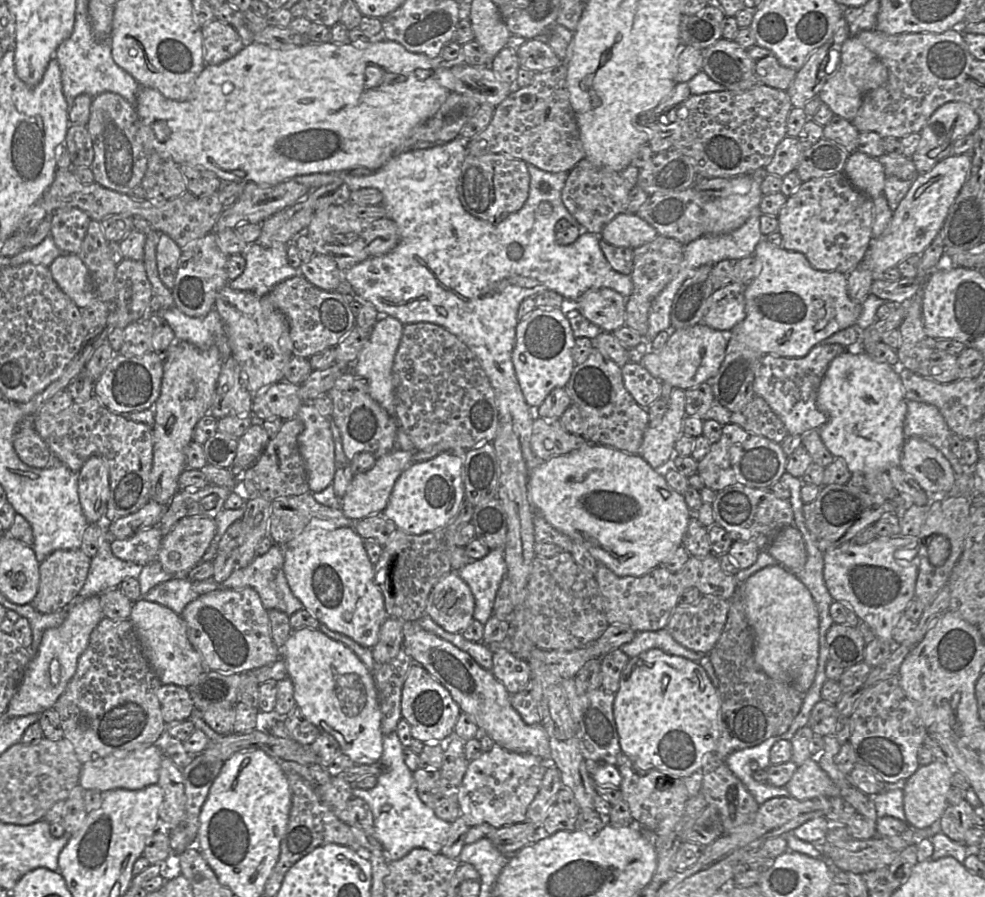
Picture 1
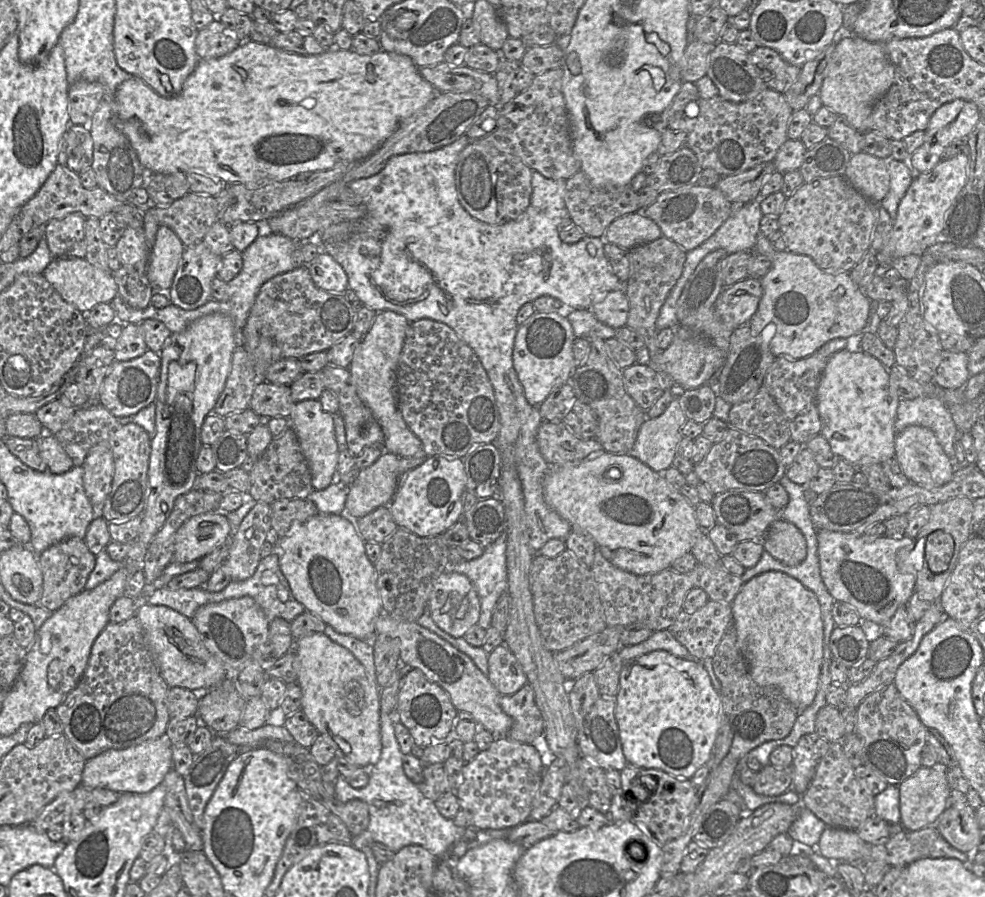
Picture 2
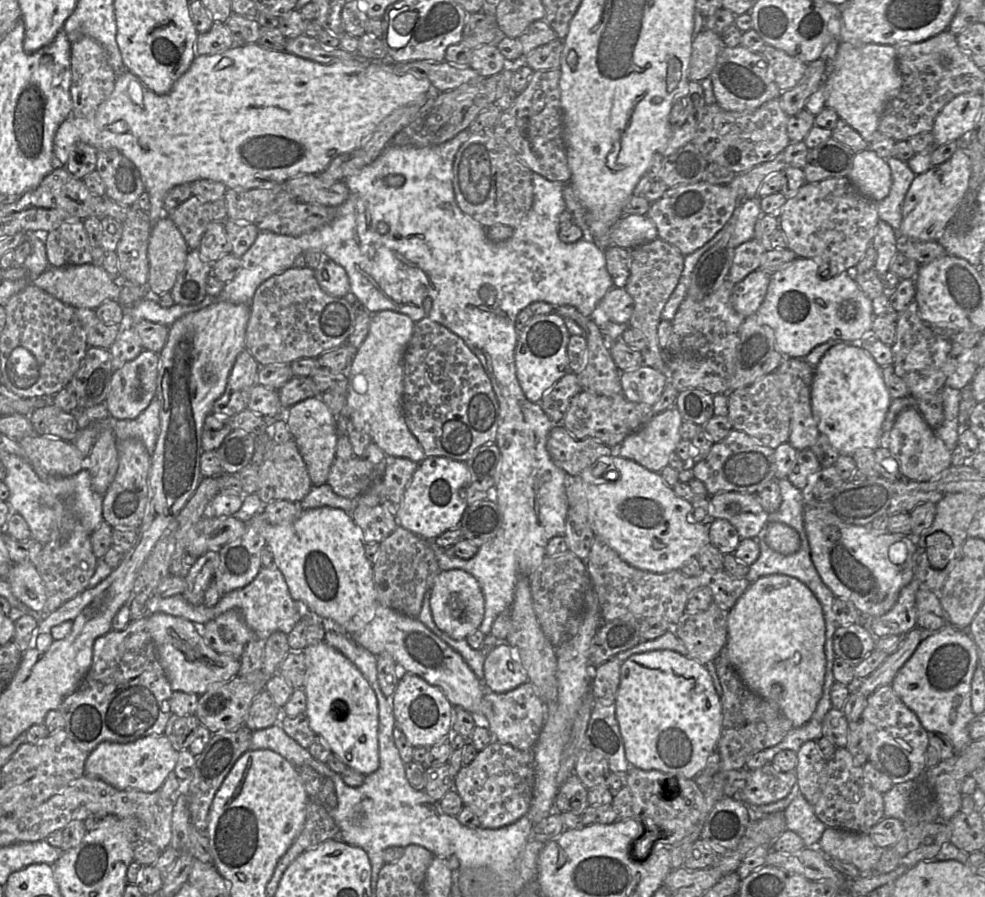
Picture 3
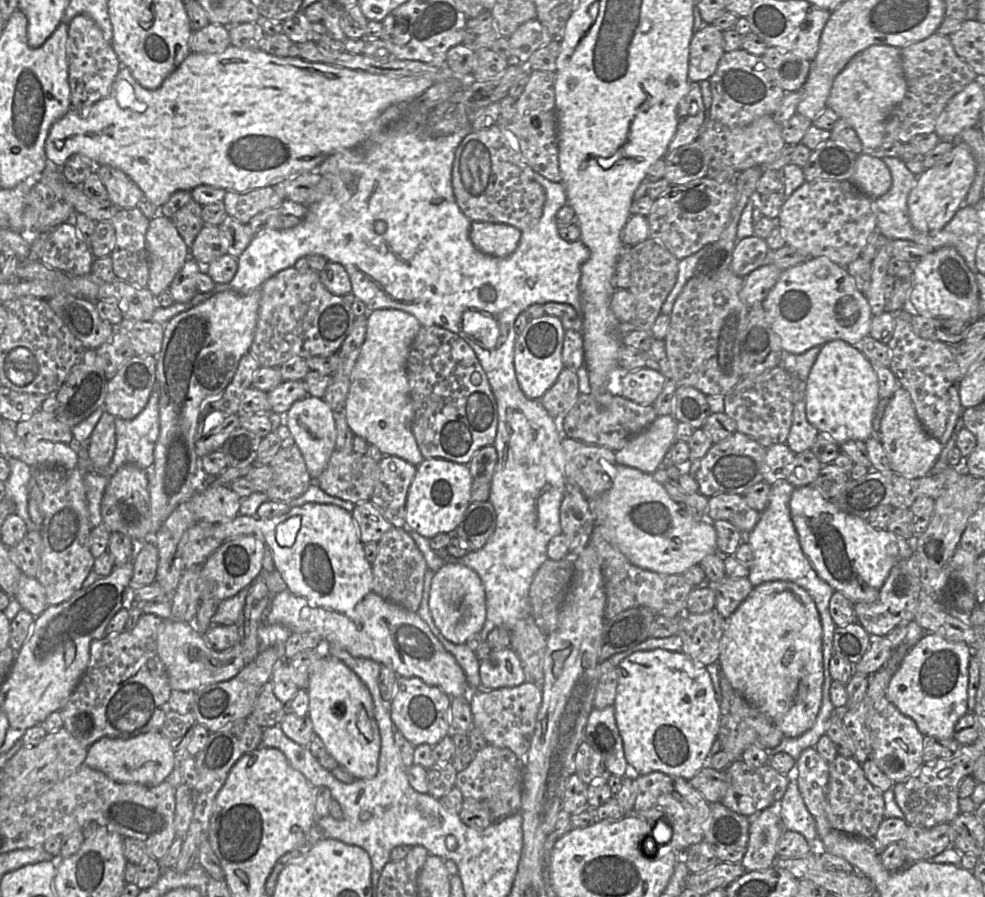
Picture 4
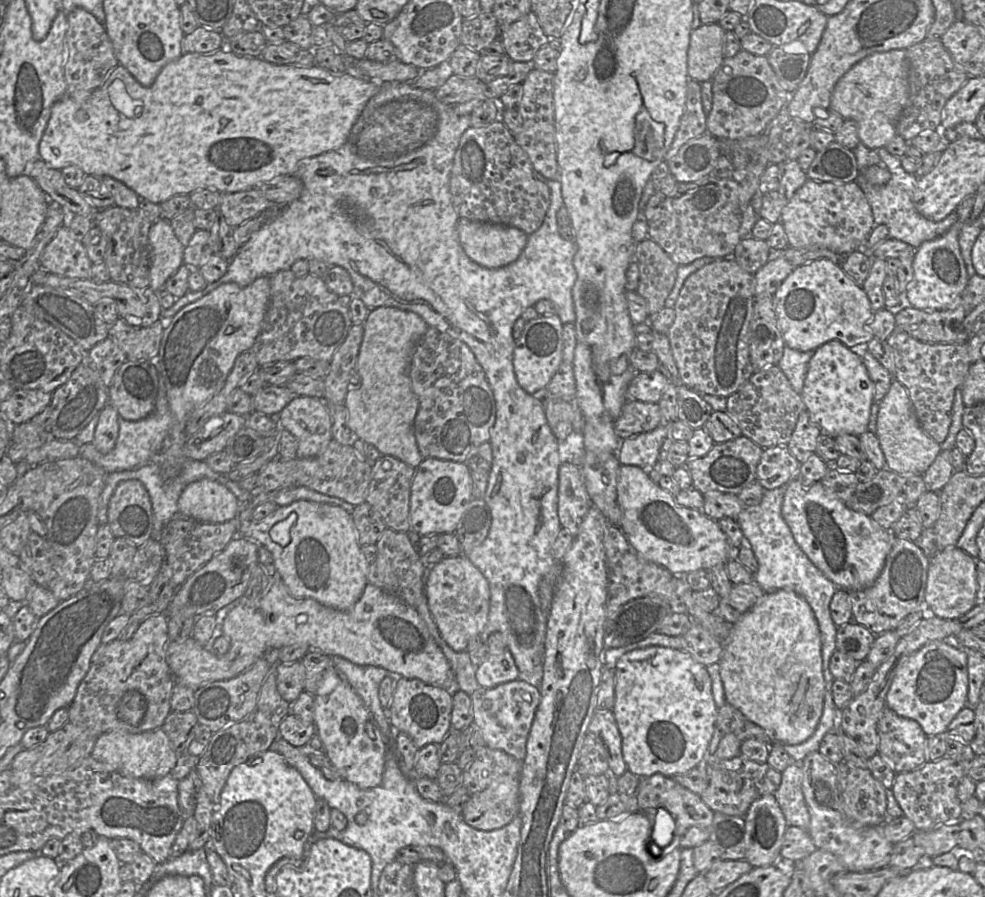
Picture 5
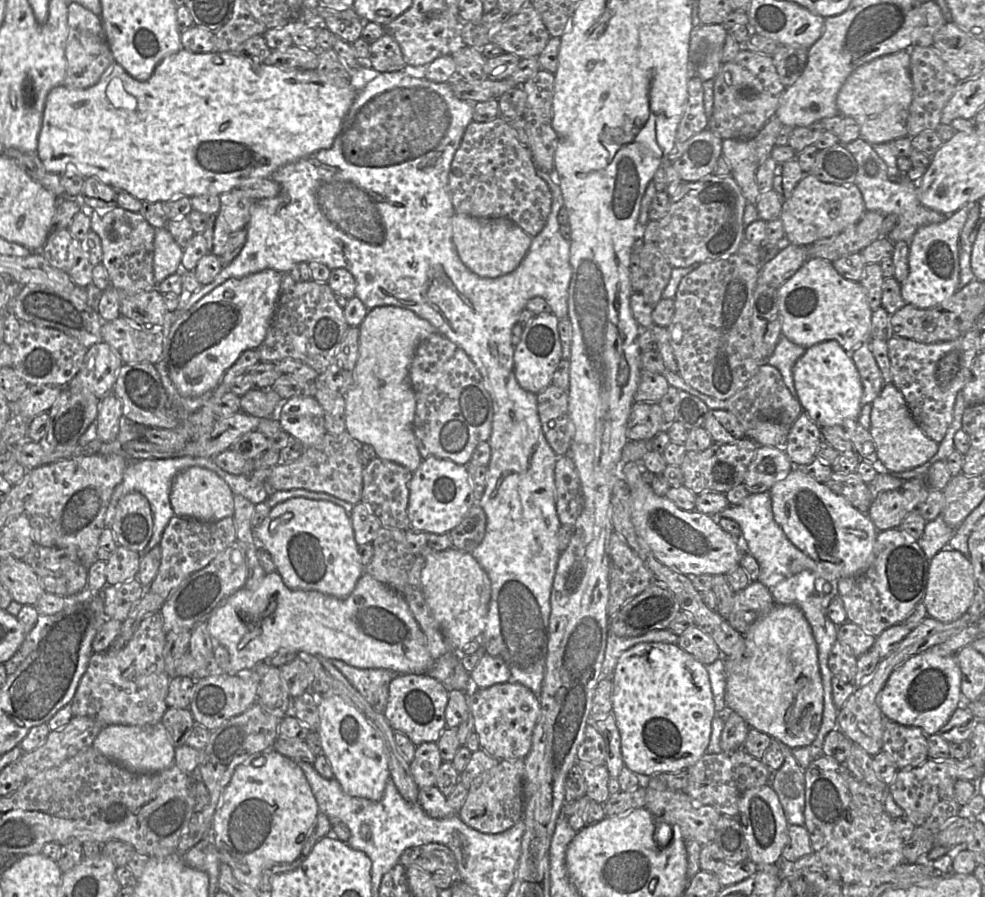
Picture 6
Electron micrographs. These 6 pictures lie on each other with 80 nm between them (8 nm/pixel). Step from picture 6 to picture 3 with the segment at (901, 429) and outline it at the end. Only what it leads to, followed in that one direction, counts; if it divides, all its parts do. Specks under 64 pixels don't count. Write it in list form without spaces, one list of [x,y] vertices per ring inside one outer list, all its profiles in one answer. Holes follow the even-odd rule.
[[[914,407],[904,409],[896,417],[890,431],[887,449],[896,457],[901,474],[907,480],[930,481],[952,466],[950,451]]]

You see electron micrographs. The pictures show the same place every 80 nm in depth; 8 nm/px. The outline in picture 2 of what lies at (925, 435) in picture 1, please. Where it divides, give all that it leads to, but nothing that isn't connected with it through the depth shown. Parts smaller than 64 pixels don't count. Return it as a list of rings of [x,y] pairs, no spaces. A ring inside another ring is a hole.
[[[921,396],[900,400],[894,424],[896,434],[911,425],[932,430],[946,455],[954,460],[954,443],[959,439],[959,431],[950,411],[939,398]]]

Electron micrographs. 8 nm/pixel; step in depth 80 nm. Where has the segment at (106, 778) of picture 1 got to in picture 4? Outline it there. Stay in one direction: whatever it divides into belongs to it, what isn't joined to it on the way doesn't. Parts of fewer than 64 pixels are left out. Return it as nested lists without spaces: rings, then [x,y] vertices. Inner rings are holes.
[[[150,731],[128,739],[102,737],[88,748],[84,764],[116,782],[152,787],[166,780],[177,766],[177,759],[170,741],[160,731]]]

